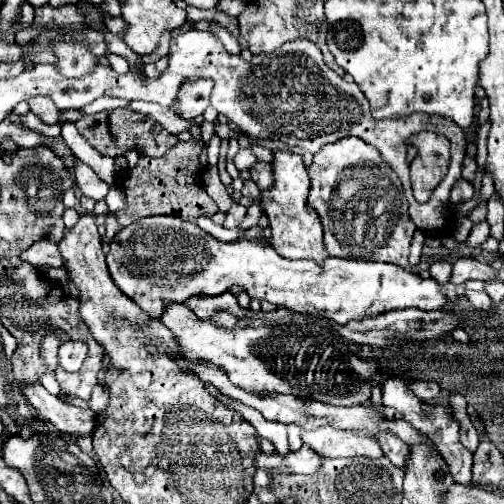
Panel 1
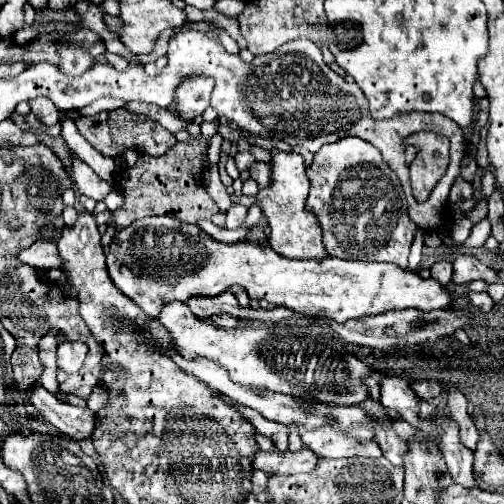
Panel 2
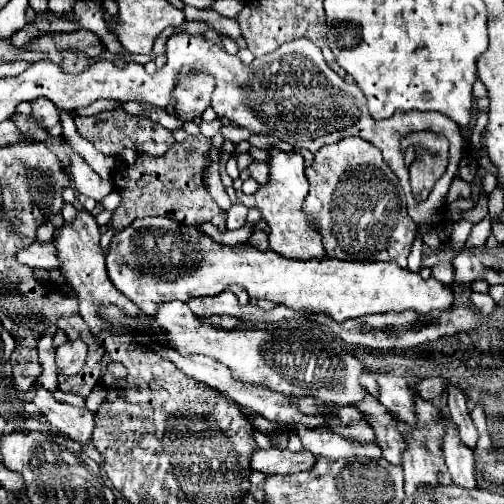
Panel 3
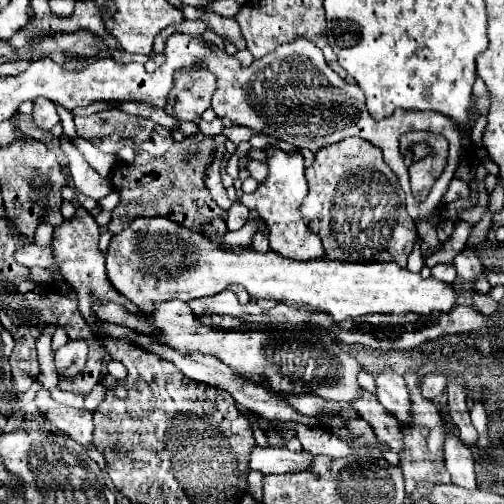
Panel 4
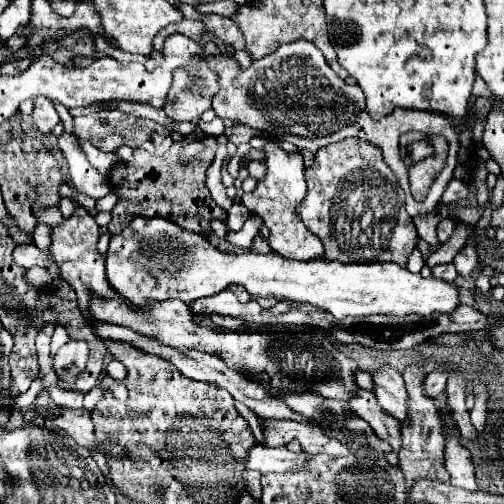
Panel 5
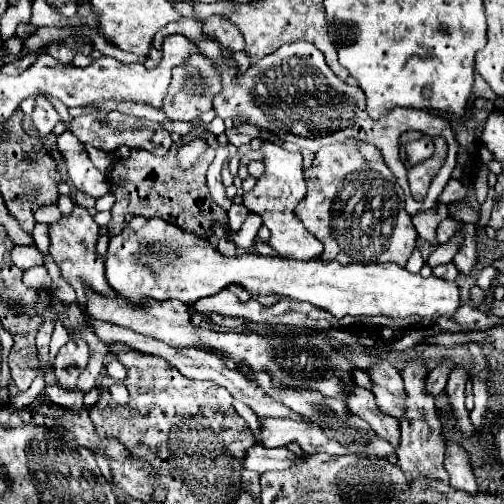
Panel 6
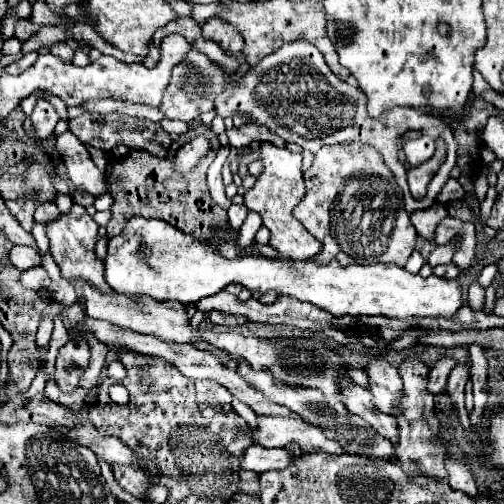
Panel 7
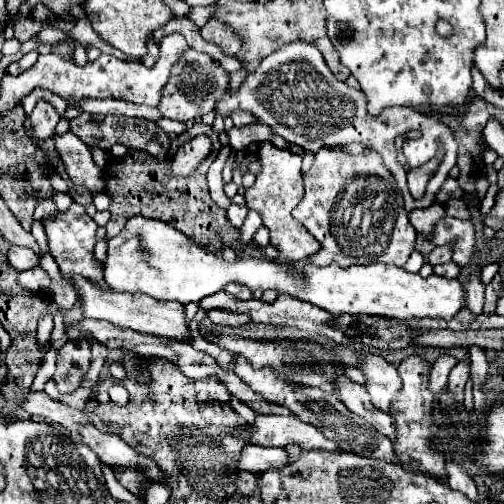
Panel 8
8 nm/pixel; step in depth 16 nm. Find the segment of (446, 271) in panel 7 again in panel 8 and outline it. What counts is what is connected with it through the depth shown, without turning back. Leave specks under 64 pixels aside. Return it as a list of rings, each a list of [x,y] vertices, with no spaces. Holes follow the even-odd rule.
[[[448,262],[448,264],[434,266],[434,274],[438,274],[438,276],[444,276],[444,278],[458,278],[458,274],[460,274],[460,268],[456,268],[456,264],[454,264],[454,262]]]

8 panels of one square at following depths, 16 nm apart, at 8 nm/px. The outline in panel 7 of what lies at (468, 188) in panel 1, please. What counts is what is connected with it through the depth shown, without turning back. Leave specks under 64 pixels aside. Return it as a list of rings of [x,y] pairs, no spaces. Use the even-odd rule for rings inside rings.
[[[450,178],[450,180],[446,182],[446,186],[442,188],[442,192],[440,192],[440,196],[438,196],[438,202],[440,202],[440,204],[448,204],[448,202],[452,202],[452,200],[464,200],[464,198],[466,198],[466,190],[460,186],[458,180]]]

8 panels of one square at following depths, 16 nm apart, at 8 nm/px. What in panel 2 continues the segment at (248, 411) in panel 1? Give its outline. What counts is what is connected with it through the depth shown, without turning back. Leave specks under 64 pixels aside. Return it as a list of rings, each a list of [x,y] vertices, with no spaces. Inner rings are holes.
[[[224,396],[224,400],[226,400],[228,406],[236,408],[236,410],[242,414],[242,418],[246,418],[246,420],[256,428],[258,434],[262,434],[264,438],[272,440],[272,444],[276,446],[278,452],[288,452],[288,438],[286,438],[286,426],[284,426],[284,424],[270,422],[270,420],[266,420],[260,412],[256,412],[256,410],[252,410],[252,408],[248,408],[248,406],[242,406],[242,404],[238,404],[238,402],[232,402],[228,396]]]

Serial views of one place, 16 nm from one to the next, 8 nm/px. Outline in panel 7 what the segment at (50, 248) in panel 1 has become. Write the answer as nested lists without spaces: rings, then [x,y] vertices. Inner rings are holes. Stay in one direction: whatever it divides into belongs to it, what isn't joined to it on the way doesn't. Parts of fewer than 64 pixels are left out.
[[[14,246],[10,250],[10,260],[18,270],[28,270],[32,266],[42,264],[42,254],[34,248],[28,248],[28,246]]]

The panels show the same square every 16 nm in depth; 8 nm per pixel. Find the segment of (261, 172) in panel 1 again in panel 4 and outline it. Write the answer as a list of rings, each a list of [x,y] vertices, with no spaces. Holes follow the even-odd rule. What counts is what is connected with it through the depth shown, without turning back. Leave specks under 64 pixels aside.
[[[252,160],[248,164],[248,171],[250,172],[250,176],[252,176],[256,182],[261,183],[266,179],[268,168],[266,168],[264,162]]]

